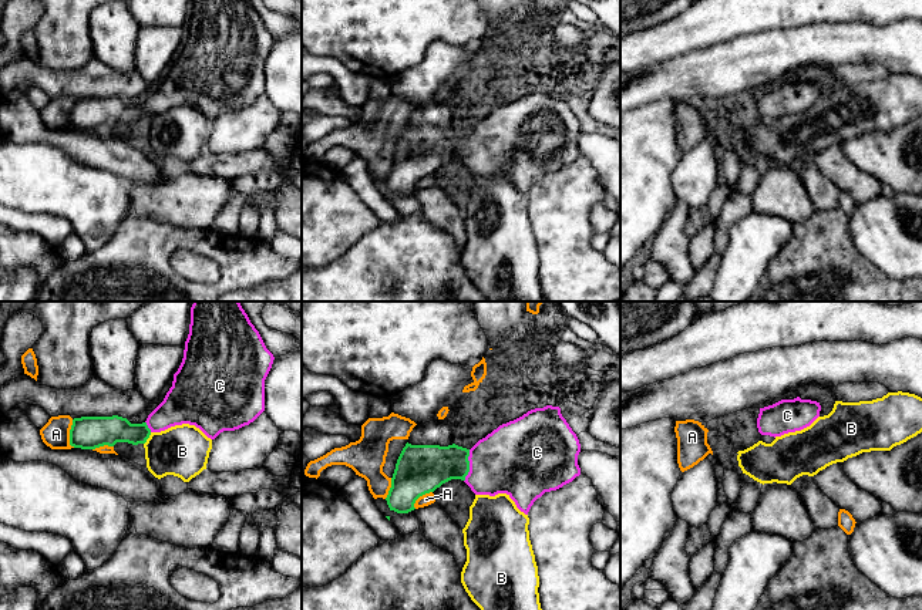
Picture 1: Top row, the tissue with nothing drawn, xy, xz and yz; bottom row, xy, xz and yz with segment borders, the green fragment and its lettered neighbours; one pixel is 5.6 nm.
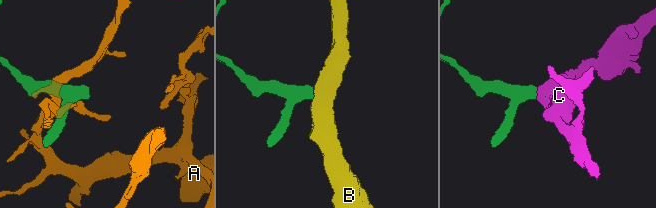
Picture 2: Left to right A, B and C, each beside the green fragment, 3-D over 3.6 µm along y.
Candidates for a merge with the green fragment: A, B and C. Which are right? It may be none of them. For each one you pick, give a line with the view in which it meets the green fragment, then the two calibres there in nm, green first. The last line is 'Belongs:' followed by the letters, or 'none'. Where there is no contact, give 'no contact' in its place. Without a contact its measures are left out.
C: xz | 260/380 nm
Belongs: C

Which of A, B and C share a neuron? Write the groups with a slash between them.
A / B / C

